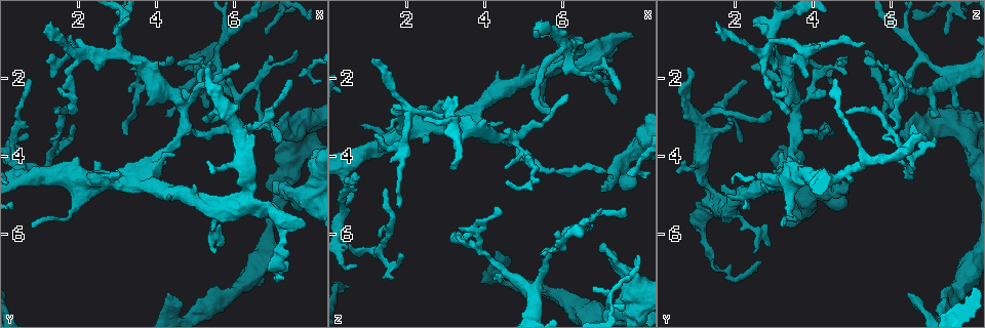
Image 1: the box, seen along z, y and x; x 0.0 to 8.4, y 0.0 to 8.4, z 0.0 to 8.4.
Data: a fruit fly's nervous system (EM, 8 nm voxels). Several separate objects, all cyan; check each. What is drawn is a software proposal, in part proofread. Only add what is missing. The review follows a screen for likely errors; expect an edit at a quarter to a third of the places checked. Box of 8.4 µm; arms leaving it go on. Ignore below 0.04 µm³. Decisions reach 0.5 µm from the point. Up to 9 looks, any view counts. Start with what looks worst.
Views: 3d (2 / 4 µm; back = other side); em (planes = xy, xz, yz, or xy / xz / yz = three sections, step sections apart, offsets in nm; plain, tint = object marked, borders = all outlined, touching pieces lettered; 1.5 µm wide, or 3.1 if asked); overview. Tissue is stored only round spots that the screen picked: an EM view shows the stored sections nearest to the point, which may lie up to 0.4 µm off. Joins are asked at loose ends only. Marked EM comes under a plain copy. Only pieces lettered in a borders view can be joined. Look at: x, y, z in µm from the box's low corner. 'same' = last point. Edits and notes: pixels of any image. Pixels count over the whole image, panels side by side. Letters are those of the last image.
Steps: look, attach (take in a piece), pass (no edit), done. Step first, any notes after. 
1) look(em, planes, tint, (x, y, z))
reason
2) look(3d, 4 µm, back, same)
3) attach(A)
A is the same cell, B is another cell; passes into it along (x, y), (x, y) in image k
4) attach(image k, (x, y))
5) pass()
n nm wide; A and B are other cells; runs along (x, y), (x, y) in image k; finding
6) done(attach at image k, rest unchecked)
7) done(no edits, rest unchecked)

look(em, xy, step 4, borders, (7.10, 3.20, 4.45))
branch stops here

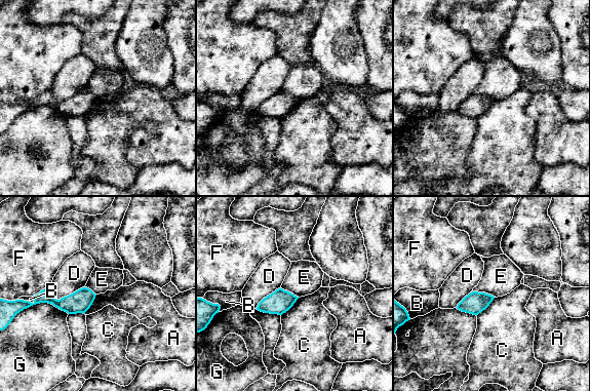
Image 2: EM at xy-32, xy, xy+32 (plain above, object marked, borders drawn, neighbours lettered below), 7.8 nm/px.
look(em, planes, borders, same)

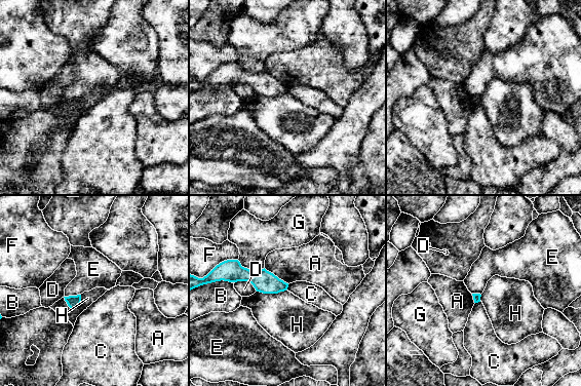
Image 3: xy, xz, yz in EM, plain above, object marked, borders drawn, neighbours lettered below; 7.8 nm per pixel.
pass()
A, B, C, D, E, F, G and H are other cells; border along (285, 290), (279, 293), (257, 292) in image 3; none of them fits

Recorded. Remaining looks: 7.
look(em, yz, step 8, borders, (4.30, 7.45, 6.45))
branch stops here

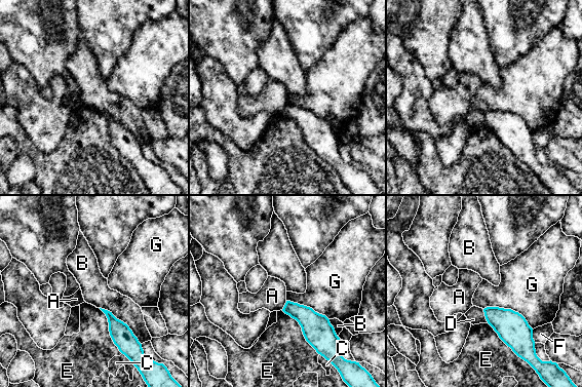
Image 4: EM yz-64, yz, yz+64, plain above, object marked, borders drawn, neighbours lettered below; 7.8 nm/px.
look(em, xz, step 4, borders, same)

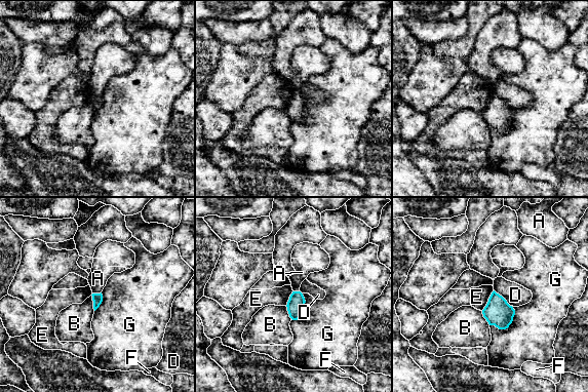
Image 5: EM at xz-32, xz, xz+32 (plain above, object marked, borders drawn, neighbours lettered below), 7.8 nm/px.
pass()
A, B, D, E, F and G are other cells; border along (91, 295), (94, 310) in image 5; none of them fits

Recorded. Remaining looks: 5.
look(em, yz, step 8, borders, (7.80, 5.85, 0.90))
thick end

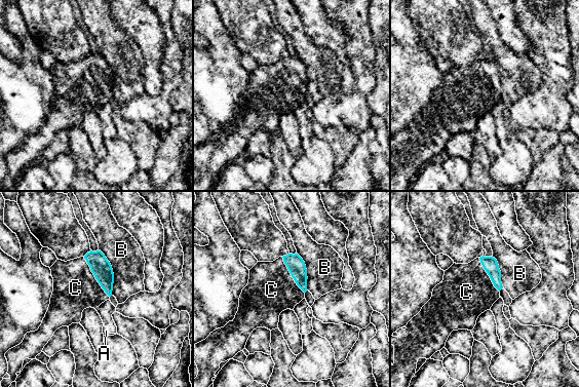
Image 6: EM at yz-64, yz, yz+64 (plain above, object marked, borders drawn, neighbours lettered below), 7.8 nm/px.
attach(C)
C is the same cell, A and B are other cells; passes into it along (100, 266), (94, 276), (75, 287) in image 6; it goes on there

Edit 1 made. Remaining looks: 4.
look(3d, 4 µm, back, (5.35, 4.10, 0.80))
an open end

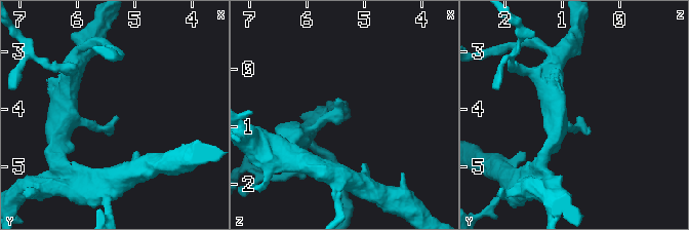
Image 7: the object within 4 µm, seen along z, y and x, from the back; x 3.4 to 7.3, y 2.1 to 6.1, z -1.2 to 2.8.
look(em, xz, step 8, tint, (5.30, 4.20, 0.70))
need the tissue

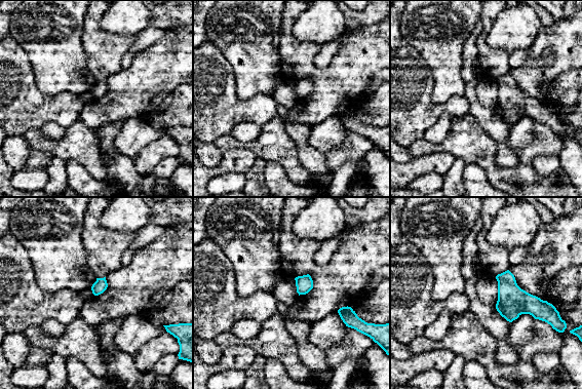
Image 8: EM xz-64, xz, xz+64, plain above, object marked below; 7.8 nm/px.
look(em, planes, borders, same)

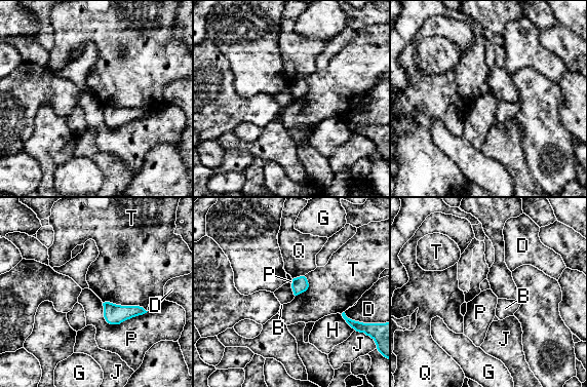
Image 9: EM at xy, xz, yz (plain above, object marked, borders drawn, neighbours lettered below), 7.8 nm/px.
pass()
B, D, G, H, J, P, Q and T are other cells; border along (102, 303), (110, 323), (148, 311) in image 9; none of them fits

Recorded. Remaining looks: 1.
done(attach at image 6, rest unchecked)

